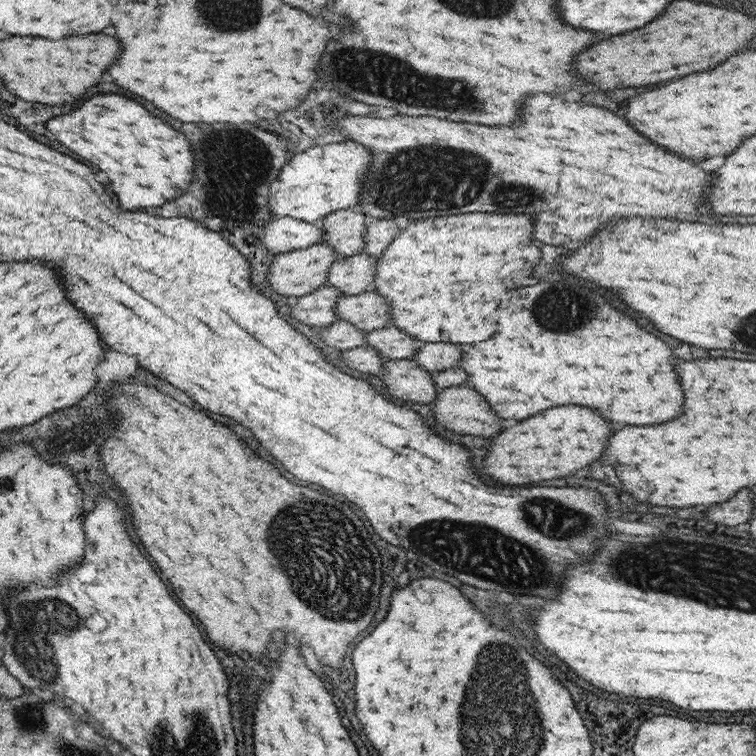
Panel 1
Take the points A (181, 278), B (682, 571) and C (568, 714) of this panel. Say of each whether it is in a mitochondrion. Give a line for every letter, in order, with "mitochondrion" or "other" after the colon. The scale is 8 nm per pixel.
A: other
B: mitochondrion
C: other

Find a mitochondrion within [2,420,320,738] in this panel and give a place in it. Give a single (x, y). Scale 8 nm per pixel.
(41, 627)

